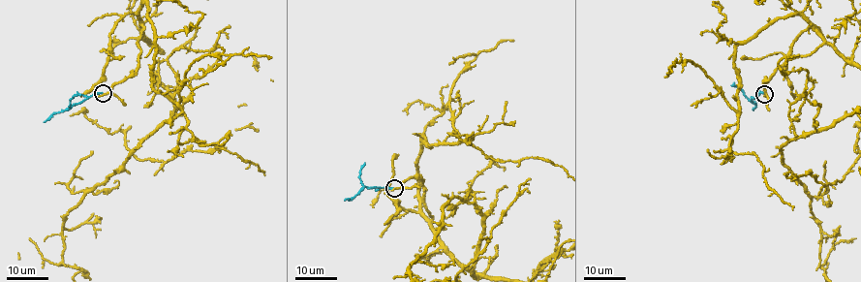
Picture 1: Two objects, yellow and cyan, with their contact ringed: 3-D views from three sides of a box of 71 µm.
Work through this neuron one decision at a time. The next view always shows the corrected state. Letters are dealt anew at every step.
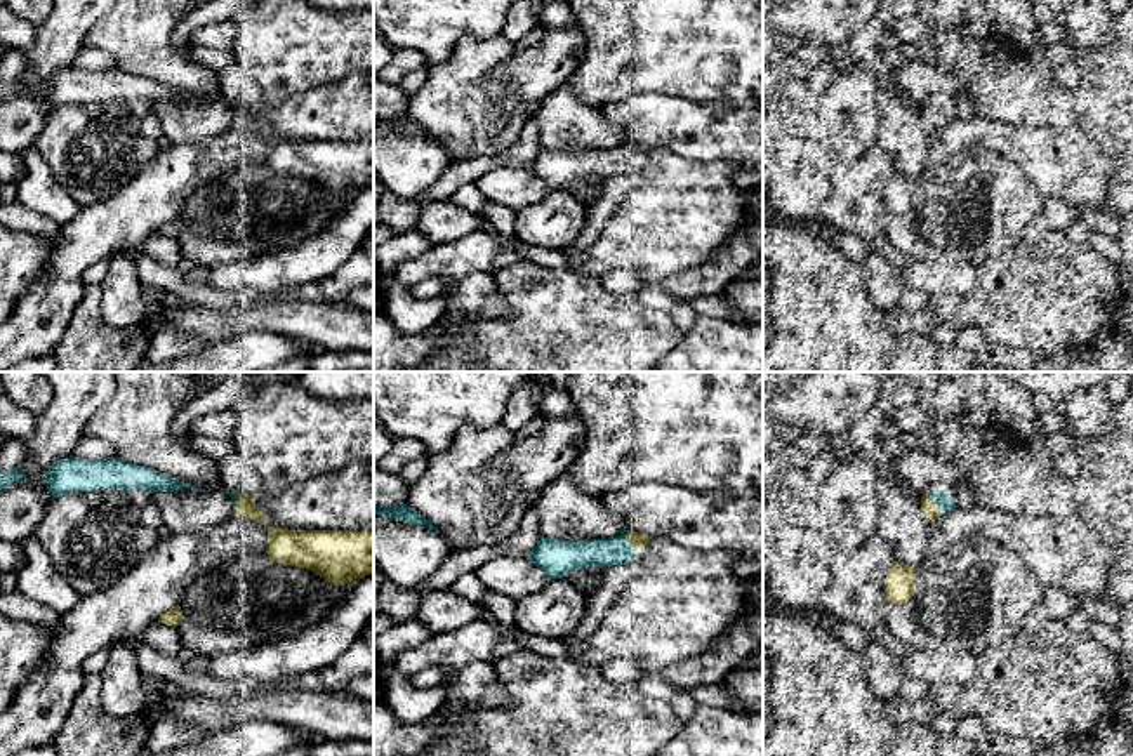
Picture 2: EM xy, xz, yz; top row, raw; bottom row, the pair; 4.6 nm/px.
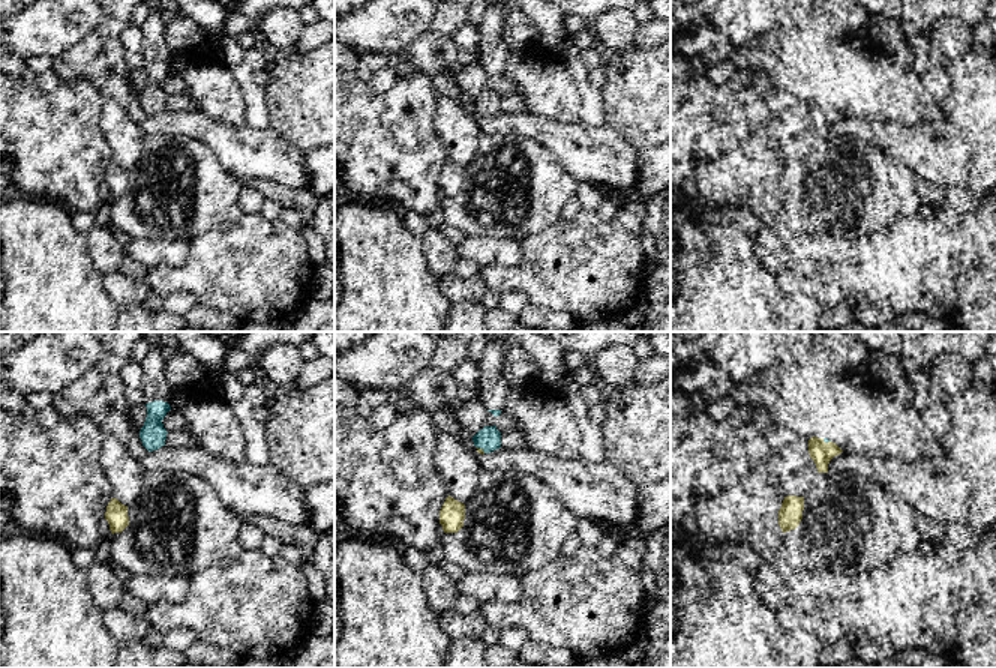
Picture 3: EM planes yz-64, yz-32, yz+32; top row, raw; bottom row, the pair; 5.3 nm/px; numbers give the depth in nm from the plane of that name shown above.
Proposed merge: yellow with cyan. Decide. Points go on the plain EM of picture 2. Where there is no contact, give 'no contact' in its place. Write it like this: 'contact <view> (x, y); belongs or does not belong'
contact xz (629, 152); belongs

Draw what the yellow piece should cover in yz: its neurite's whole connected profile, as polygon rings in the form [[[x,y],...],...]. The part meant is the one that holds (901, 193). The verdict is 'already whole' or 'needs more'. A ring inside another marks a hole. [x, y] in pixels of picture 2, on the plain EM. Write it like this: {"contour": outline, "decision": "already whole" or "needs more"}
{"contour": [[[893,172],[885,189],[885,202],[890,216],[907,214],[916,202],[916,179]]], "decision": "already whole"}

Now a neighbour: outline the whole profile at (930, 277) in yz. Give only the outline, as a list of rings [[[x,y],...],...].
[[[911,259],[911,262],[900,269],[900,275],[905,288],[928,295],[961,295],[971,292],[977,285],[977,266],[954,264],[944,259]]]

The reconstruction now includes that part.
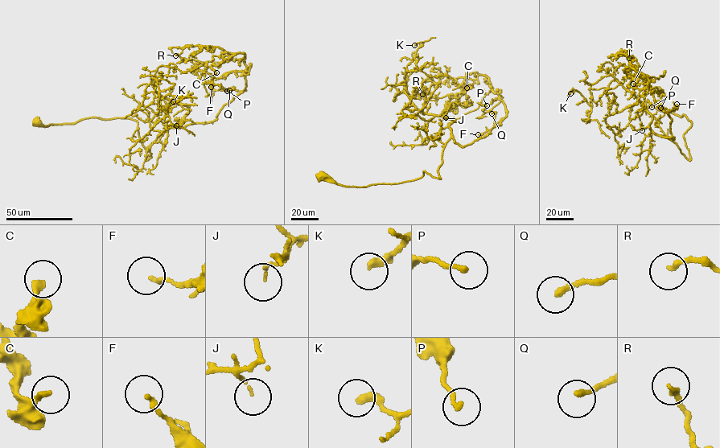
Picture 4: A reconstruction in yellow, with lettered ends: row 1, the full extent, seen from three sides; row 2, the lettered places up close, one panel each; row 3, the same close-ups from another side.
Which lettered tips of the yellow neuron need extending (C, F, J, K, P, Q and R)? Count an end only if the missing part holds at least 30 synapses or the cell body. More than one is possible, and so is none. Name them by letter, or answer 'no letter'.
no letter

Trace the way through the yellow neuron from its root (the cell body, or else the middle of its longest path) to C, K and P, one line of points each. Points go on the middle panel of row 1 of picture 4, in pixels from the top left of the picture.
C: (322, 177), (440, 178), (451, 136), (465, 146), (506, 114), (487, 76), (467, 74), (466, 88)
K: (322, 177), (440, 178), (456, 121), (406, 92), (414, 45)
P: (322, 177), (440, 178), (451, 136), (465, 146), (506, 114), (489, 79), (467, 74), (458, 104), (487, 105)

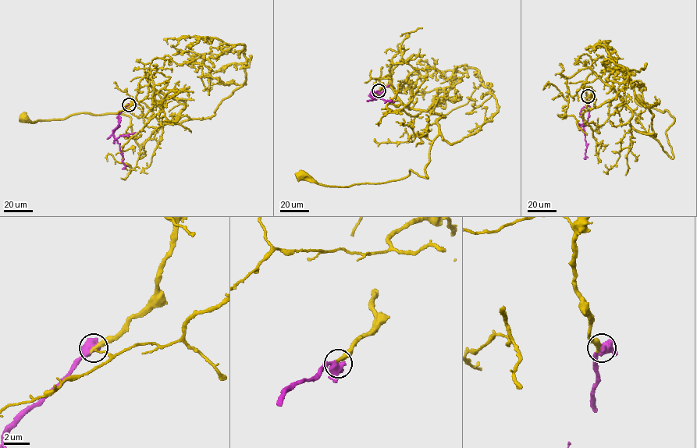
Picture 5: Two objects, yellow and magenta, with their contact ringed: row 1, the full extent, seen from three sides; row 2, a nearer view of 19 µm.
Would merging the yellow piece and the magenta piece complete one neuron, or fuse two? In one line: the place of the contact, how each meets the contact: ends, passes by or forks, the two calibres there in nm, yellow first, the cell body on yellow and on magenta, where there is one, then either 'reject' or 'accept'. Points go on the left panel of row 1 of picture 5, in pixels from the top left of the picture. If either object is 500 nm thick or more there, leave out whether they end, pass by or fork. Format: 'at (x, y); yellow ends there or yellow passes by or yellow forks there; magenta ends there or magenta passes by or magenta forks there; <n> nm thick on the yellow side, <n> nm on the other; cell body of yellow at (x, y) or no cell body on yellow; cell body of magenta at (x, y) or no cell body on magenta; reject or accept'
at (129, 104); 360 nm thick on the yellow side, 550 nm on the other; cell body of yellow at (23, 119); no cell body on magenta; accept

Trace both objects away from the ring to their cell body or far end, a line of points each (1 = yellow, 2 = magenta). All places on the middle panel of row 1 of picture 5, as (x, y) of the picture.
1: (378, 90), (382, 83), (405, 105), (444, 117), (428, 178), (410, 169), (338, 186), (301, 176)
2: (378, 90), (372, 96), (372, 90), (369, 95), (391, 101), (389, 102)

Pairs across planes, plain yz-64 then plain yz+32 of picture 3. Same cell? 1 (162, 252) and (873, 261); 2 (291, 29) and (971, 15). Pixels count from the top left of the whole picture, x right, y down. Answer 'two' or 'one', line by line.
1: two
2: two

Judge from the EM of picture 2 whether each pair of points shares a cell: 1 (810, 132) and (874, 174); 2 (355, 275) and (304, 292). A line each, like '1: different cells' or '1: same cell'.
1: same cell
2: same cell

